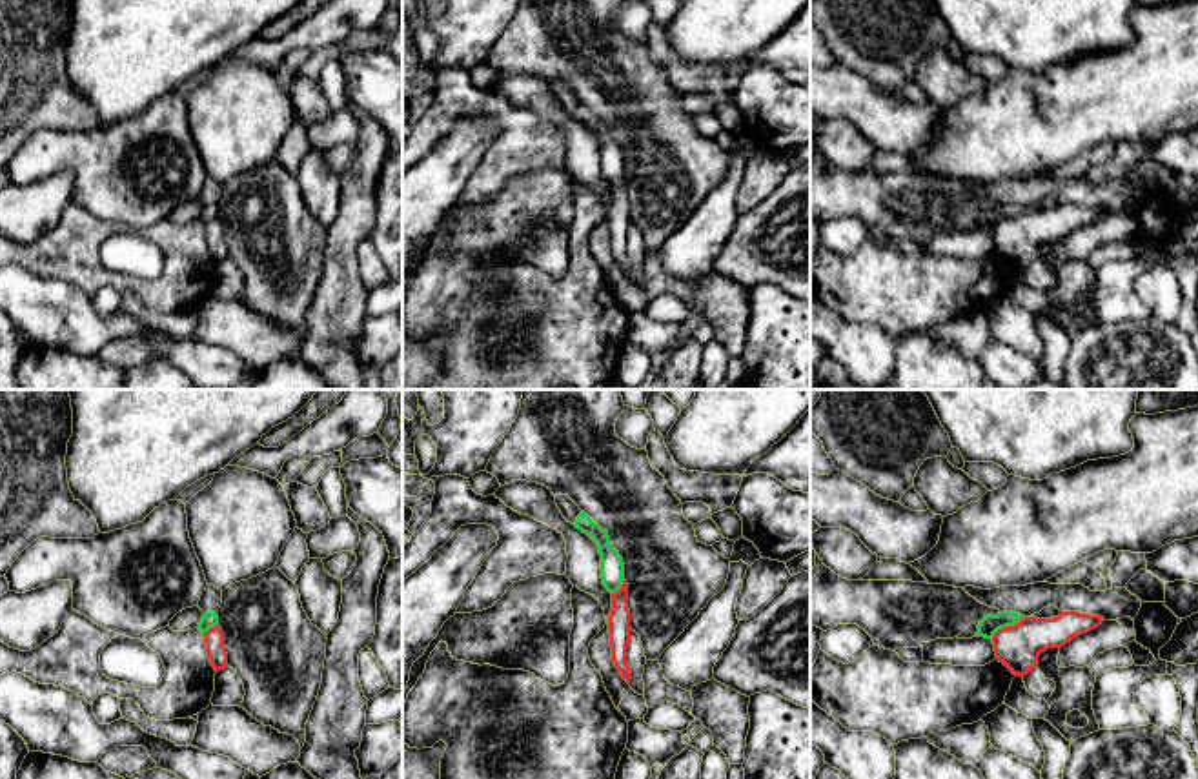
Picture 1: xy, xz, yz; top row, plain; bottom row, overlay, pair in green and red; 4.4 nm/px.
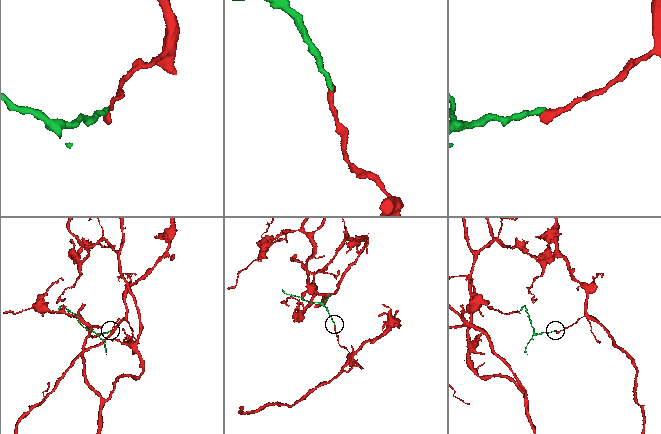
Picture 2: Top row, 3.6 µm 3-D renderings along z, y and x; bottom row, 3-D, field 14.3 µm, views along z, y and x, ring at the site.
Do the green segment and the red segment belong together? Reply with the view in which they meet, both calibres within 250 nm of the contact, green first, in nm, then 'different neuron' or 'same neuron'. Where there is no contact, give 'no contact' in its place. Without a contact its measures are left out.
yz | 90/200 nm | different neuron

